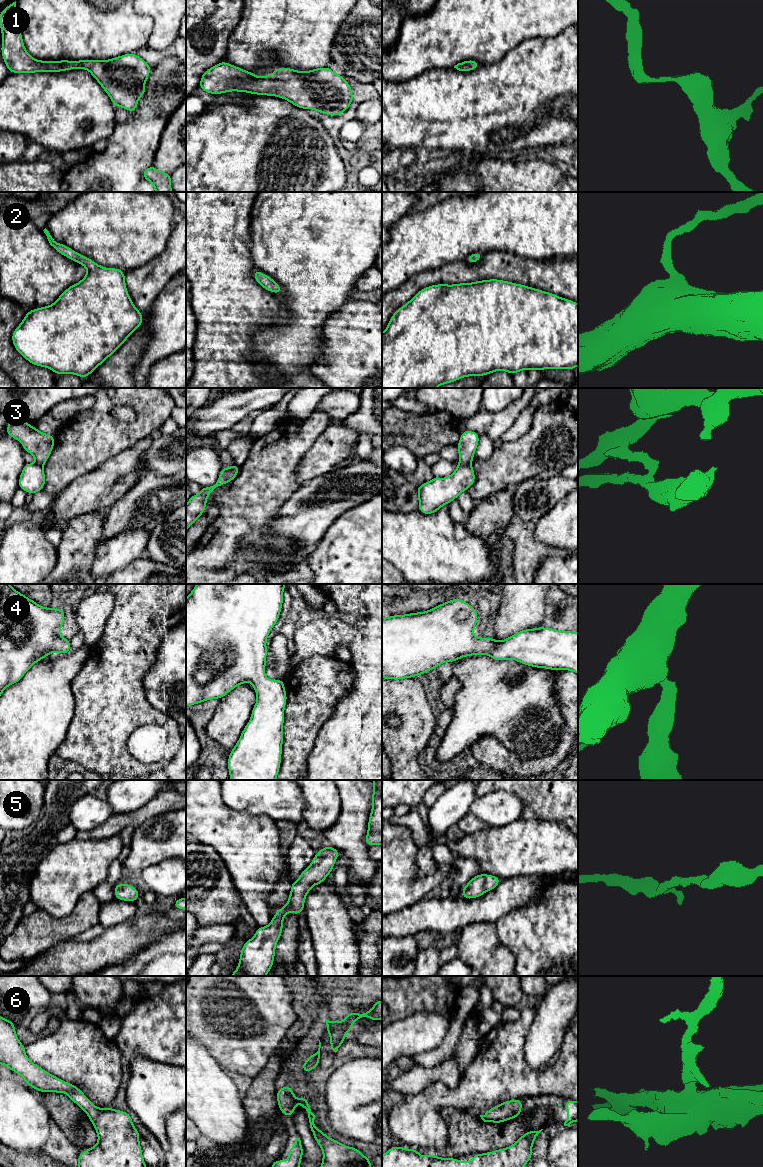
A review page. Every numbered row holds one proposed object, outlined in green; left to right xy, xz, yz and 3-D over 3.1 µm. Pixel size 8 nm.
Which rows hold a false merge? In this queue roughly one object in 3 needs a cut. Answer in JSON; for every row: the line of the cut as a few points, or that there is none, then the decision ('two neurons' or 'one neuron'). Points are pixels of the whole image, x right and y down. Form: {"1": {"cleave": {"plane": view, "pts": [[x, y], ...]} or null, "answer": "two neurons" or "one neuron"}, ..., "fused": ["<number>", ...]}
{"1": {"cleave": null, "answer": "one neuron"}, "2": {"cleave": null, "answer": "one neuron"}, "3": {"cleave": {"plane": "yz", "pts": [[459, 462], [470, 463]]}, "answer": "two neurons"}, "4": {"cleave": null, "answer": "one neuron"}, "5": {"cleave": null, "answer": "one neuron"}, "6": {"cleave": null, "answer": "one neuron"}, "fused": ["3"]}

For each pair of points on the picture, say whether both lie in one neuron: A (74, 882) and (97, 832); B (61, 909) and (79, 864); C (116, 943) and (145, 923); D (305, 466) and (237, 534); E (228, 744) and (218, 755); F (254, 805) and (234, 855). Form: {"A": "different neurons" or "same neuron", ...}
{"A": "different neurons", "B": "same neuron", "C": "different neurons", "D": "different neurons", "E": "different neurons", "F": "different neurons"}

